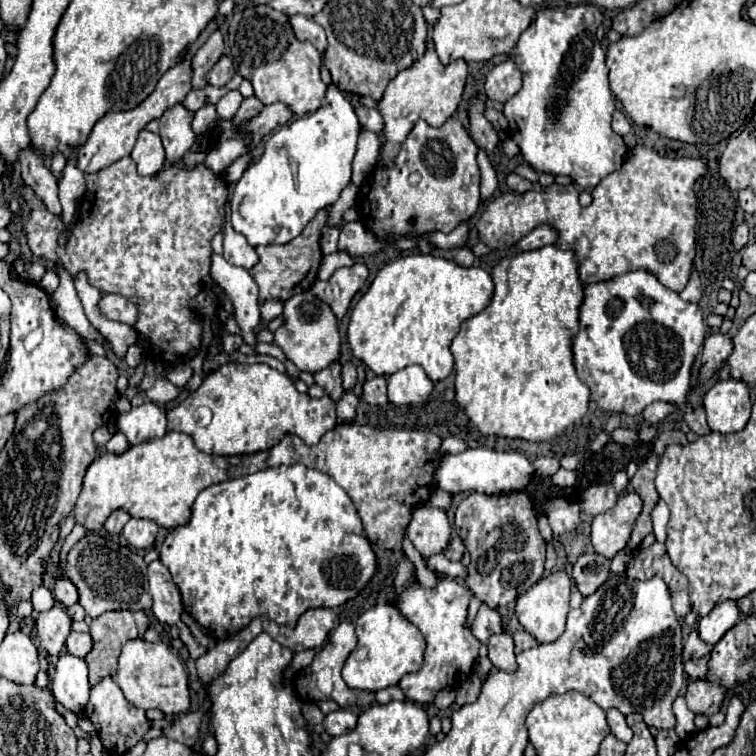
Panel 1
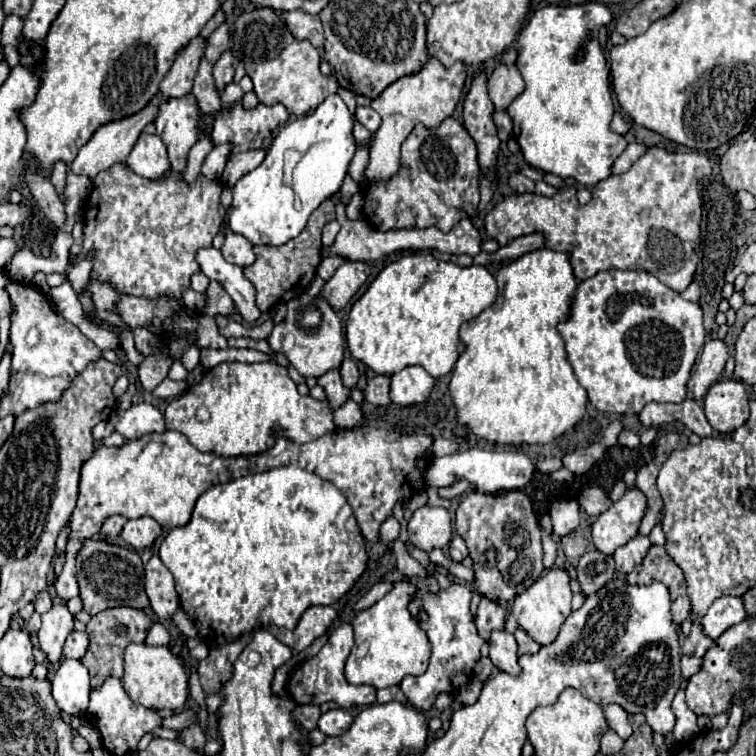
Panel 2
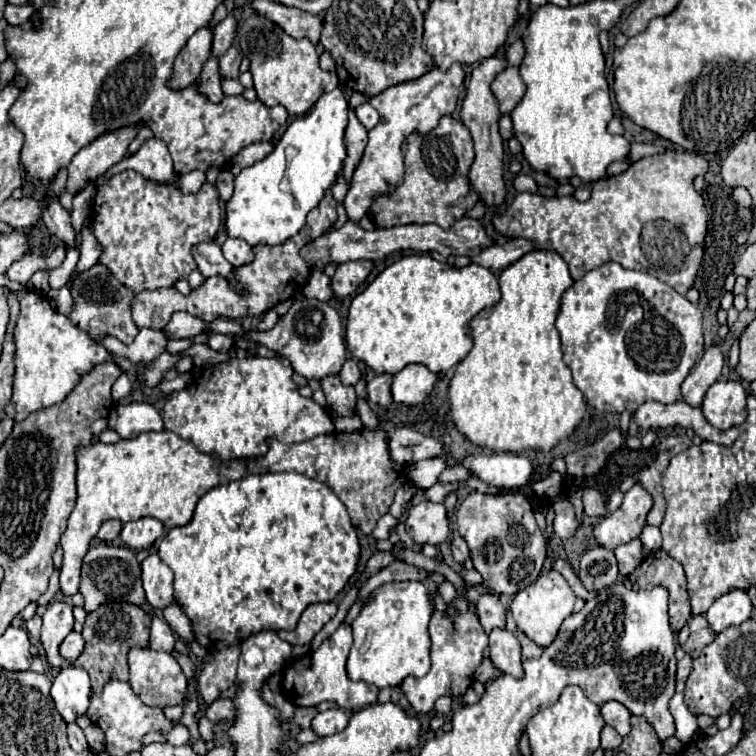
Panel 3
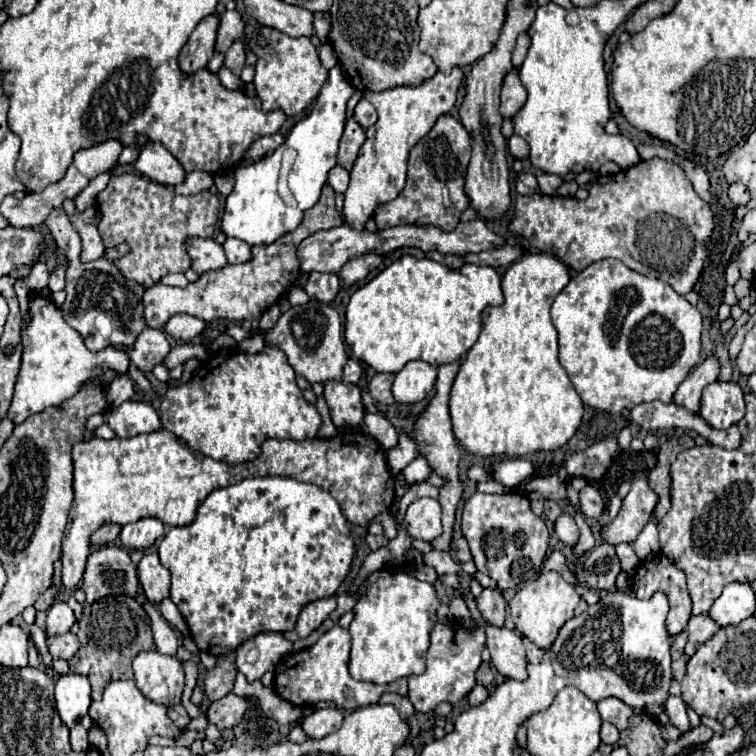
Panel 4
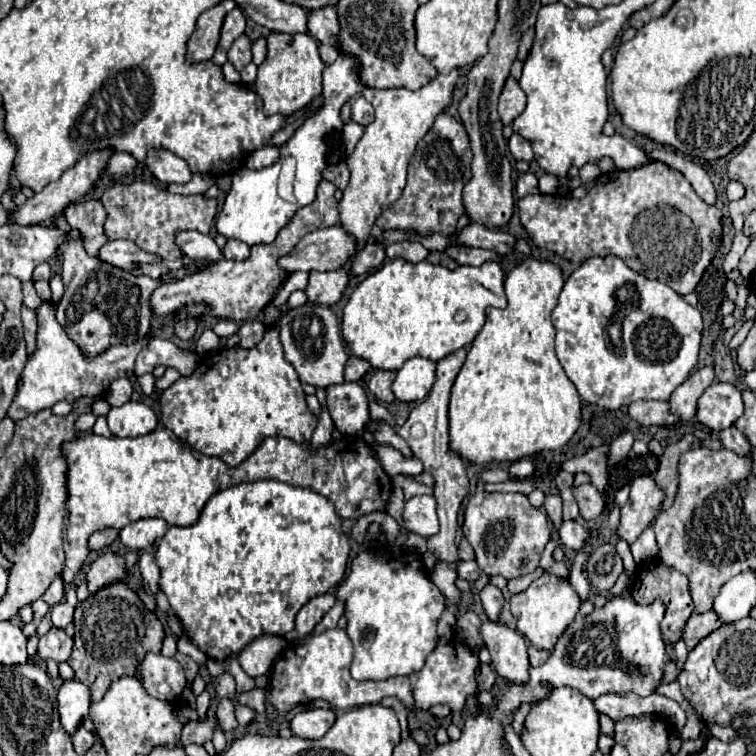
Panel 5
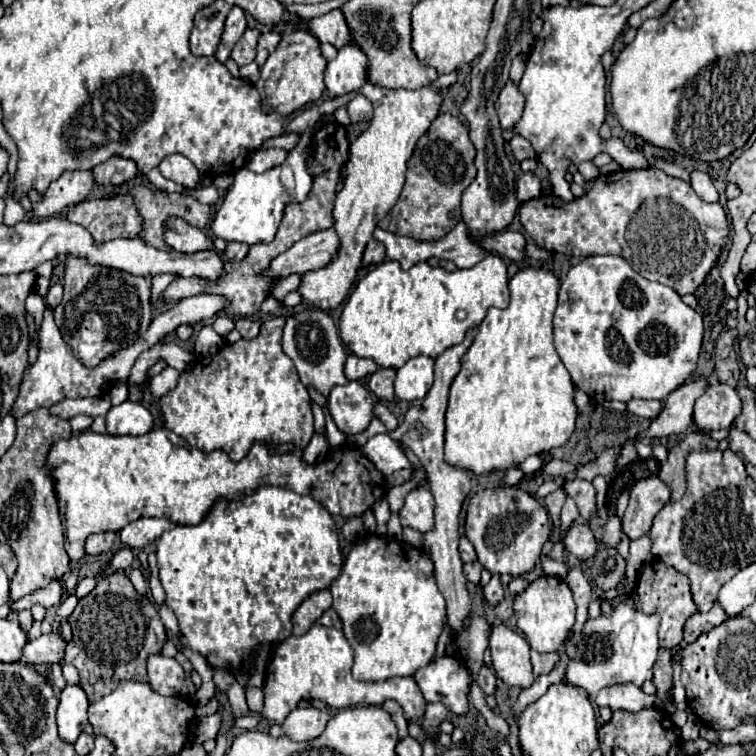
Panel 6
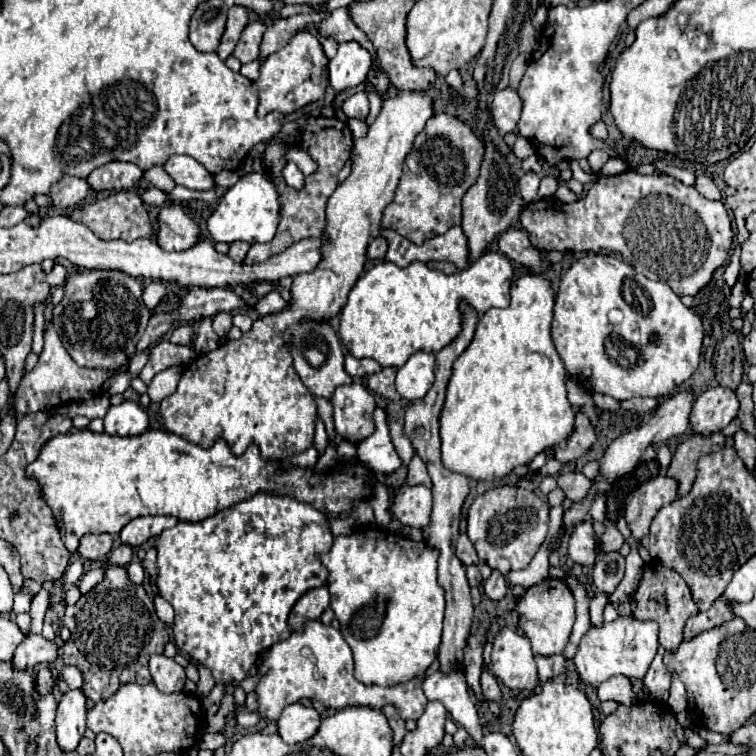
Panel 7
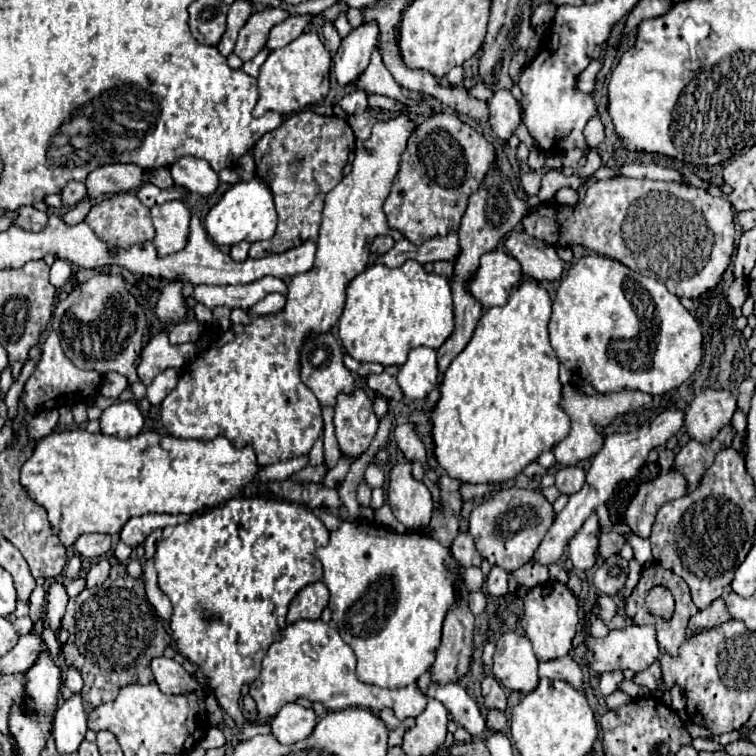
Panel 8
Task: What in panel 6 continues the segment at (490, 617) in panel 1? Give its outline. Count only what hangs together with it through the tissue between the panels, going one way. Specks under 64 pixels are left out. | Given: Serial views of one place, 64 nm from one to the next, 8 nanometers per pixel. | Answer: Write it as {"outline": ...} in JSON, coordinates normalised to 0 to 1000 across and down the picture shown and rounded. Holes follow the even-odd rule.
{"outline":[[[651,759],[651,767],[638,778],[638,783],[648,802],[659,802],[667,794],[667,778],[661,772],[661,759]]]}

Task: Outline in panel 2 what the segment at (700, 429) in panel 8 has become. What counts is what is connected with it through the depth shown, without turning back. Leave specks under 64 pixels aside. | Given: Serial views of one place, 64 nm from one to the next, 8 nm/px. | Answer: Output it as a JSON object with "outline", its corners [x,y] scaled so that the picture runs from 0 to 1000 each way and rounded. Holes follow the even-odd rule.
{"outline":[[[950,503],[931,524],[931,548],[944,569],[971,571],[992,550],[989,532],[989,519],[979,503]]]}

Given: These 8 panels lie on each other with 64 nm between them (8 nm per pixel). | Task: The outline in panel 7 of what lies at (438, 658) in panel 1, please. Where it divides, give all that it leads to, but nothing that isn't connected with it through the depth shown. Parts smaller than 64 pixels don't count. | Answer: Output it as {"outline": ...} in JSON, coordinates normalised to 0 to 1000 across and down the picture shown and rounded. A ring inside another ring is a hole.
{"outline":[[[601,886],[595,892],[577,889],[566,897],[561,897],[558,907],[561,907],[563,923],[585,929],[587,937],[601,950],[601,955],[614,960],[632,984],[632,979],[638,976],[638,960],[635,960],[632,934],[619,915],[614,892],[608,886]]]}

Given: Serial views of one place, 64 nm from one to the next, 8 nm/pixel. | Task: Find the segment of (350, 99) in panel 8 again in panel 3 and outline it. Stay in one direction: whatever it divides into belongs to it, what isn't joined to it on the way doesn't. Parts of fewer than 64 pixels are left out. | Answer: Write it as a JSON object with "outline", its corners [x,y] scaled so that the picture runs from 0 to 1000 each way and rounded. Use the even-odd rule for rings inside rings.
{"outline":[[[481,135],[481,138],[476,138],[476,140],[471,143],[471,153],[474,153],[474,159],[476,159],[487,172],[495,169],[495,167],[500,164],[500,159],[503,159],[500,148],[497,148],[487,135]]]}

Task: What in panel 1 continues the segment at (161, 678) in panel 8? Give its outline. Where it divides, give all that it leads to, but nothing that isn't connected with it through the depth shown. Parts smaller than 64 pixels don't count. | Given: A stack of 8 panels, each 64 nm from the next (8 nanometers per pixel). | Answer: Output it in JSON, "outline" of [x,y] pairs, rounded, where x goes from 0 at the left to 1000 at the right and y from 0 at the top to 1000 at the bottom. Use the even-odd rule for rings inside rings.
{"outline":[[[185,844],[169,847],[159,865],[153,902],[161,910],[167,926],[180,937],[209,937],[222,950],[243,944],[251,937],[249,892],[235,868],[228,865],[225,854],[217,849],[193,849]]]}

